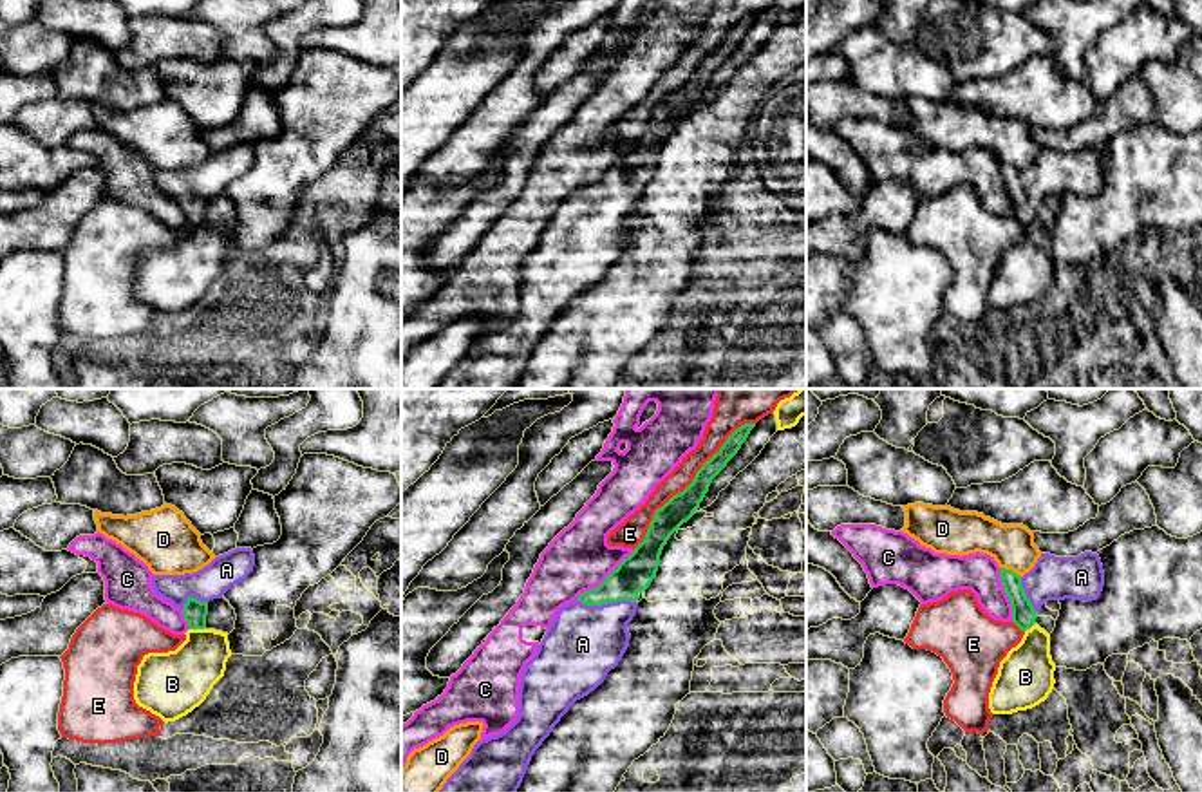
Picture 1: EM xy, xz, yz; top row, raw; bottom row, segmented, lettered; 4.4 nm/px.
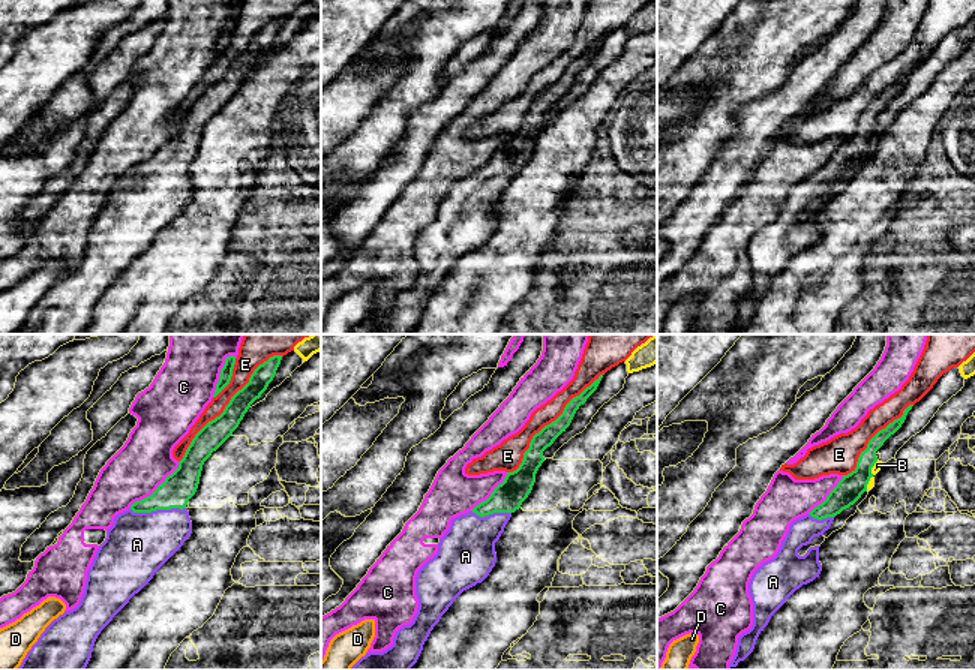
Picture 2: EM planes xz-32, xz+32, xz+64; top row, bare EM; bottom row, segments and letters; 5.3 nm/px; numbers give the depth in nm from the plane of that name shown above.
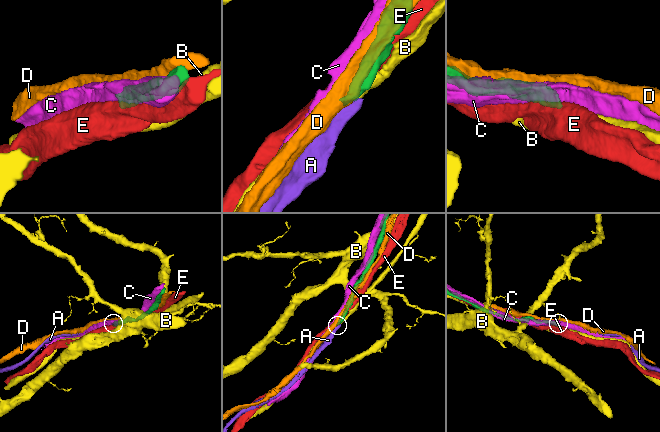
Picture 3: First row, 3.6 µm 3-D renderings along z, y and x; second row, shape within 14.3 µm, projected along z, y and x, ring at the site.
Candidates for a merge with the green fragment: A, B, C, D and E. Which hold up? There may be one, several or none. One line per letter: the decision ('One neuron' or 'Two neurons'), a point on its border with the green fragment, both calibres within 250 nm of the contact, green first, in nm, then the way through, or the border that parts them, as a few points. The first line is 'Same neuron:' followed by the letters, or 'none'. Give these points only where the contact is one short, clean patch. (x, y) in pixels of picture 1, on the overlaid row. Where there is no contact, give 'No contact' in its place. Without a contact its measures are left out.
Same neuron: A
A: One neuron. Touches green at xz (606, 603). Thickness 160 nm (green) against 340 nm. Path across: xz (633, 575), (606, 603), (582, 644)
B: Two neurons. Touches green at xy (197, 628). Thickness 100 nm (green) against 280 nm
C: Two neurons. Touches green at xz (606, 579). Thickness 160 nm (green) against 280 nm
D: Two neurons. Touches green at yz (1011, 570). Thickness 110 nm (green) against 190 nm
E: Two neurons. Touches green at xz (691, 483). Thickness 120 nm (green) against 100 nm

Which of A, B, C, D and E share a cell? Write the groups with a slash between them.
A / B / C / D / E

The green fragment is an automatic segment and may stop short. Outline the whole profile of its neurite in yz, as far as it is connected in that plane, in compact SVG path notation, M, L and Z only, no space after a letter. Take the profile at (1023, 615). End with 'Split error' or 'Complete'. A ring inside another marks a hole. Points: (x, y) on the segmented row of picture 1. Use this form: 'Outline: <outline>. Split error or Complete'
Outline: M1041 553L1034 568L1019 577L1000 568L1003 589L1012 606L1012 622L1027 631L1036 624L1038 611L1048 600L1097 600L1104 586L1104 571L1097 553L1077 557Z. Split error

